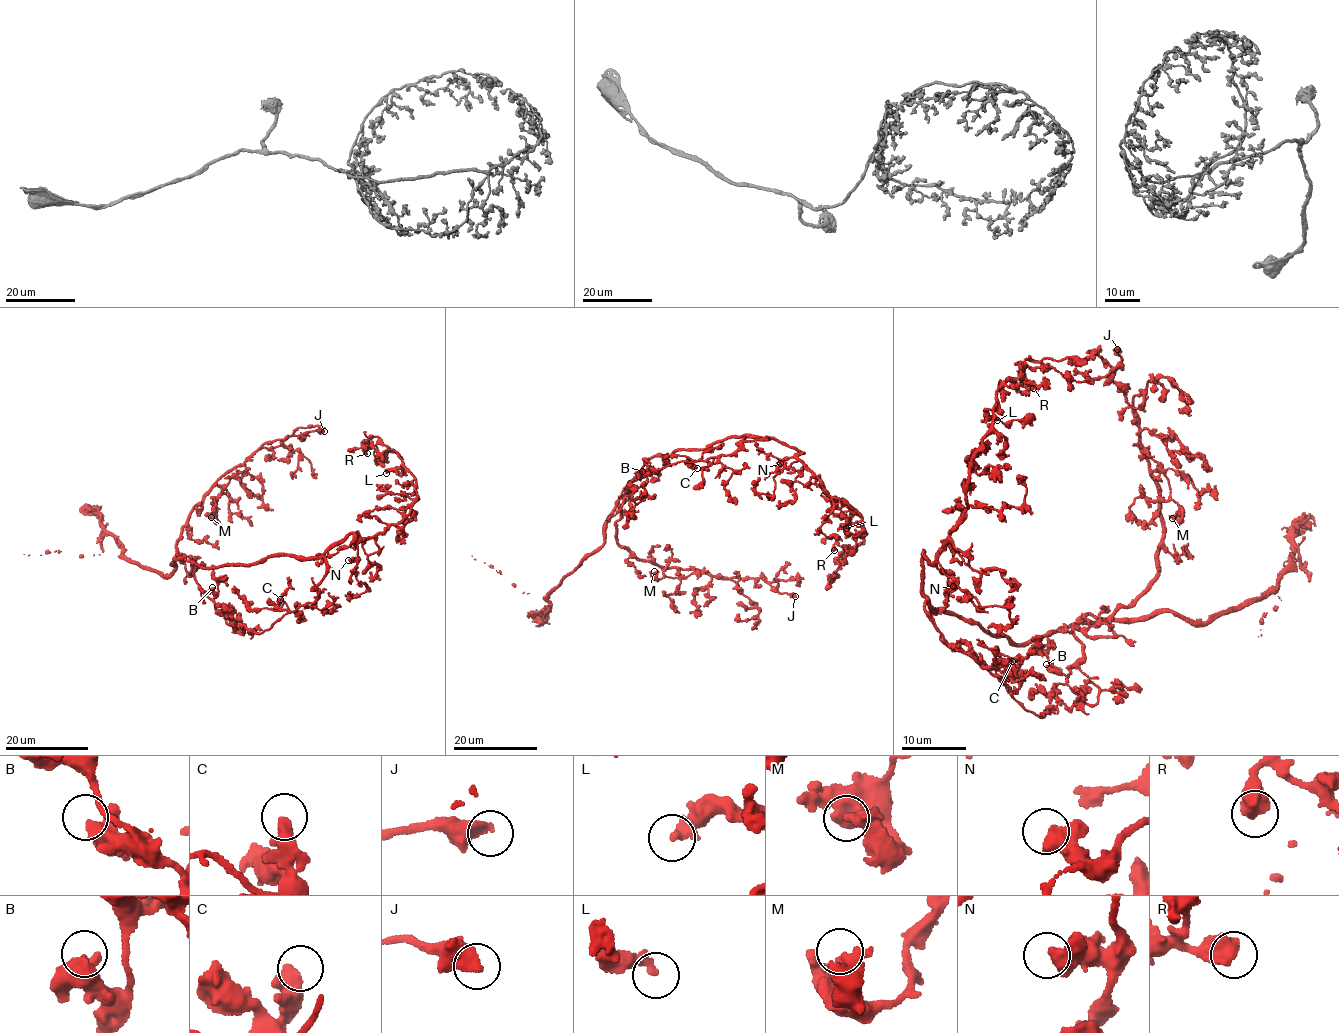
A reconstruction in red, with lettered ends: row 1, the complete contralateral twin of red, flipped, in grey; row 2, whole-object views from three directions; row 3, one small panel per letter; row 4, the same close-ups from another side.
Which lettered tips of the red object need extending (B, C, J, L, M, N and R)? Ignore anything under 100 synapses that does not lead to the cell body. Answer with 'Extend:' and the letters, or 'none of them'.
Extend: C, J

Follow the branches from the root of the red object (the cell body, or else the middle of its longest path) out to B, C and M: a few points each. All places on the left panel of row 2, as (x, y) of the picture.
B: (231, 564), (201, 568), (183, 555), (186, 571), (190, 575), (194, 565), (196, 583), (211, 598), (212, 587)
C: (231, 564), (292, 554), (325, 558), (325, 573), (314, 602), (288, 612), (278, 607), (280, 599)
M: (231, 564), (201, 568), (177, 555), (189, 512), (216, 485), (222, 490), (217, 521), (211, 517)

